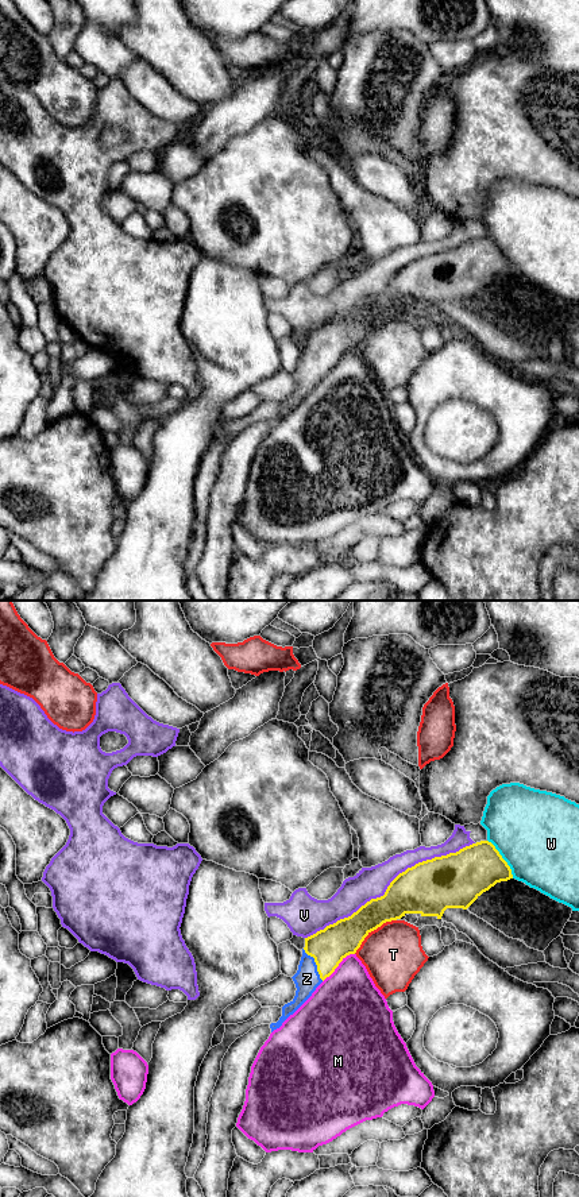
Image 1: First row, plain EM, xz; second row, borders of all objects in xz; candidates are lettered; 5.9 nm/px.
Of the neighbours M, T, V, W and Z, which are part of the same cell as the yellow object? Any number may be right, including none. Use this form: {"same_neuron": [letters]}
{"same_neuron": ["Z"]}

